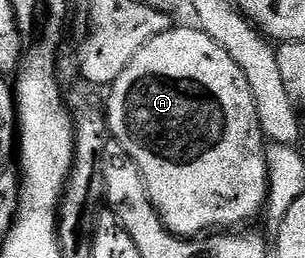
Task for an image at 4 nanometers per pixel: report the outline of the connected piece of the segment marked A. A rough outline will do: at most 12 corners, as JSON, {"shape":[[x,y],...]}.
{"shape":[[171,26],[109,88],[162,224],[268,203],[268,143],[219,40]]}

